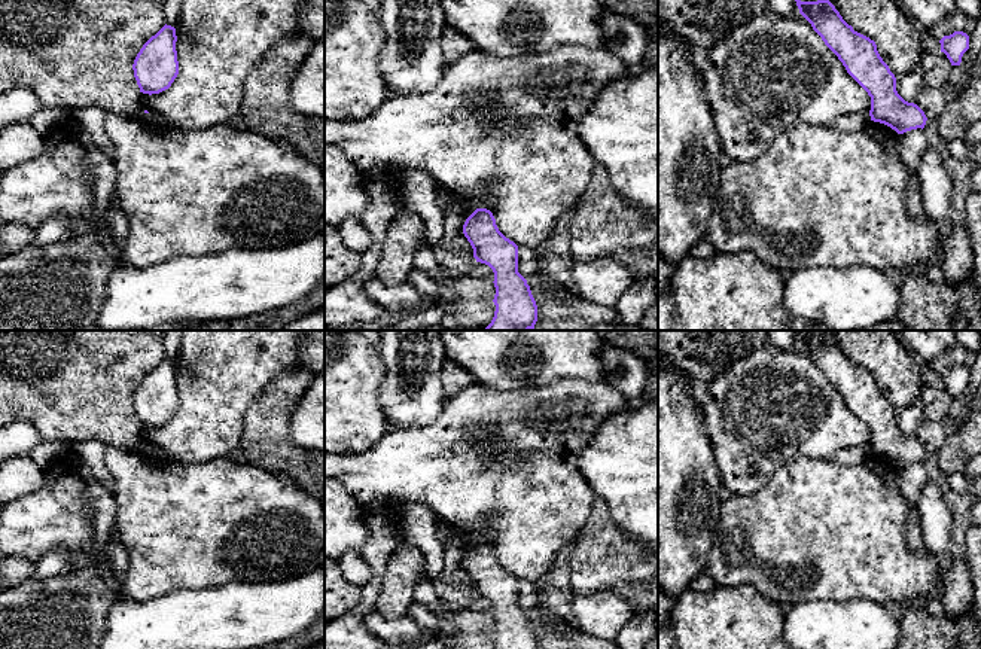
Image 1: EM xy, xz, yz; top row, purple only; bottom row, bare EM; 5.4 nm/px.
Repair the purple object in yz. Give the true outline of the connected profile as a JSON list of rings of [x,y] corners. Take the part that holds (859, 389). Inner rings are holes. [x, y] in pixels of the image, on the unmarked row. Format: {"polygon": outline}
{"polygon": [[[795,330],[795,335],[799,347],[871,430],[871,454],[884,457],[898,467],[924,461],[924,445],[898,427],[896,411],[880,390],[874,374],[854,365],[829,333],[801,335]]]}

